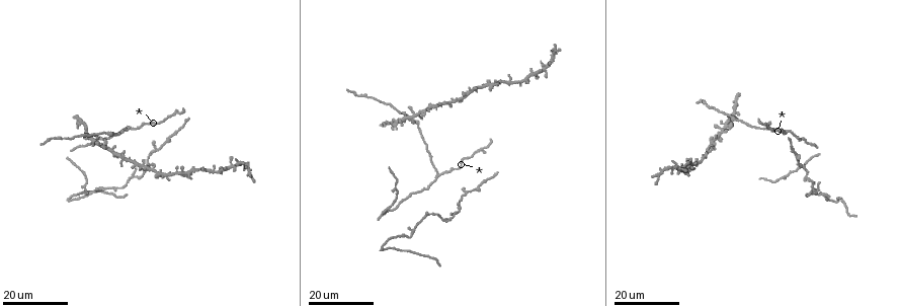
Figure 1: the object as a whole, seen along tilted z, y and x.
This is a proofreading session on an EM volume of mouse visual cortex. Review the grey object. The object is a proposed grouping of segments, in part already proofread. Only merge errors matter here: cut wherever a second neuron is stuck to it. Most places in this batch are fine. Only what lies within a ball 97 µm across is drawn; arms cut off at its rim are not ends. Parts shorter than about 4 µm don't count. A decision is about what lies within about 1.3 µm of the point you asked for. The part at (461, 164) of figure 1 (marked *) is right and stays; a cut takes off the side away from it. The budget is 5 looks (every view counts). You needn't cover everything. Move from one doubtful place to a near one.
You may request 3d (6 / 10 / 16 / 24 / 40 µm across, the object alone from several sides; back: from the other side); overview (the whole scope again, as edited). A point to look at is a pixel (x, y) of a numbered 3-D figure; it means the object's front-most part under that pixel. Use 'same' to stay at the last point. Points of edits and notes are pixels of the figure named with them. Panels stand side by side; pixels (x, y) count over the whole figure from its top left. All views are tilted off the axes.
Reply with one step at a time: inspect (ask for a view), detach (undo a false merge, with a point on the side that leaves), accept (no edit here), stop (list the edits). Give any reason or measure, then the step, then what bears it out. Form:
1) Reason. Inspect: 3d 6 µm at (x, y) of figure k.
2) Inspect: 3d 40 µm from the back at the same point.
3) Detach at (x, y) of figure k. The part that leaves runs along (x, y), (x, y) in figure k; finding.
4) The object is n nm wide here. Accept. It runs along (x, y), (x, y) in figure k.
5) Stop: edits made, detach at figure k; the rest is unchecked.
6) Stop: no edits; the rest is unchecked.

Arms part here. Inspect: 3d 16 µm at (130, 128) of figure 1.

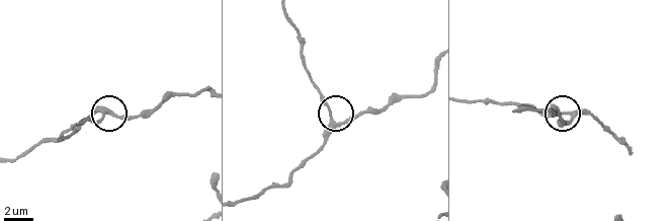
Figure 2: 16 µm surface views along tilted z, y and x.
Zoom in. Inspect: 3d 10 µm at (570, 111) of figure 2.

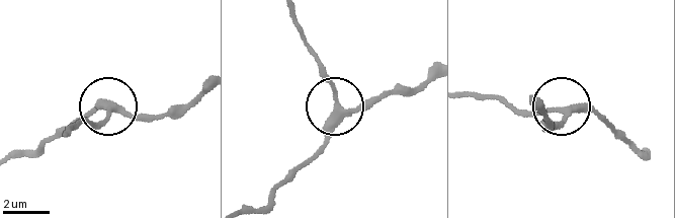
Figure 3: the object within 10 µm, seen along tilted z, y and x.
Accept. It runs along (204, 89), (158, 115), (117, 113), (104, 100), (83, 115) in figure 3; one neuron here.

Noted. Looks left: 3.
Two arms in line, one across. Inspect: 3d 24 µm at (147, 163) of figure 1.

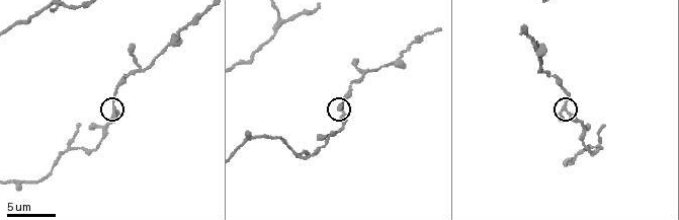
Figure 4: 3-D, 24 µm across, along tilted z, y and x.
Zoom in. Inspect: 3d 6 µm at (562, 108) of figure 4.

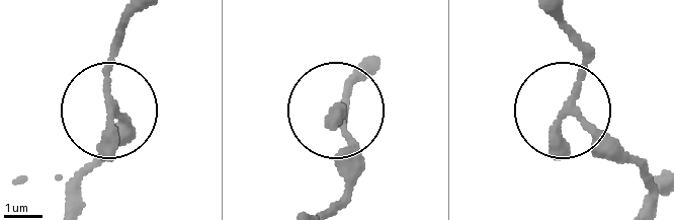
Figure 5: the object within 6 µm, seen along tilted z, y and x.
3 arms meet here. Accept. Continuous, no second neuron.

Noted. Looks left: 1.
Stop: no edits; the rest is unchecked.

